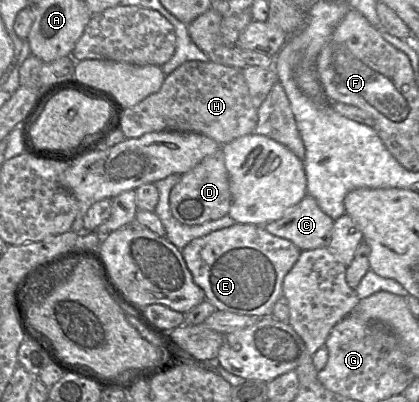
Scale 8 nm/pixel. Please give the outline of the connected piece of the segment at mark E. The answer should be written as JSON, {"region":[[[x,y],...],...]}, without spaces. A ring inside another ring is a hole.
{"region":[[[235,223],[192,240],[181,252],[195,284],[204,291],[206,300],[216,310],[261,318],[272,316],[274,304],[283,294],[283,280],[298,260],[301,250],[291,241],[270,234],[263,226]]]}

